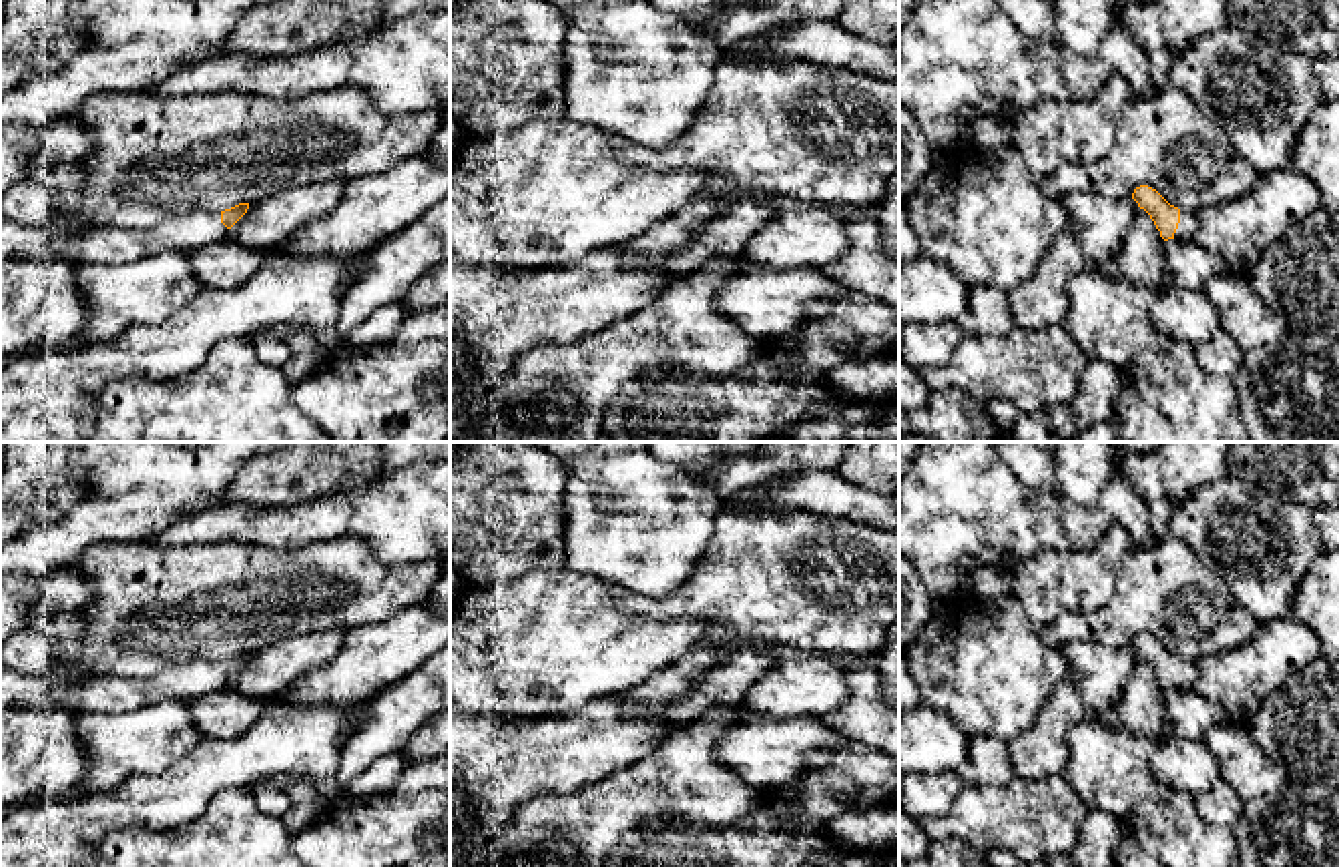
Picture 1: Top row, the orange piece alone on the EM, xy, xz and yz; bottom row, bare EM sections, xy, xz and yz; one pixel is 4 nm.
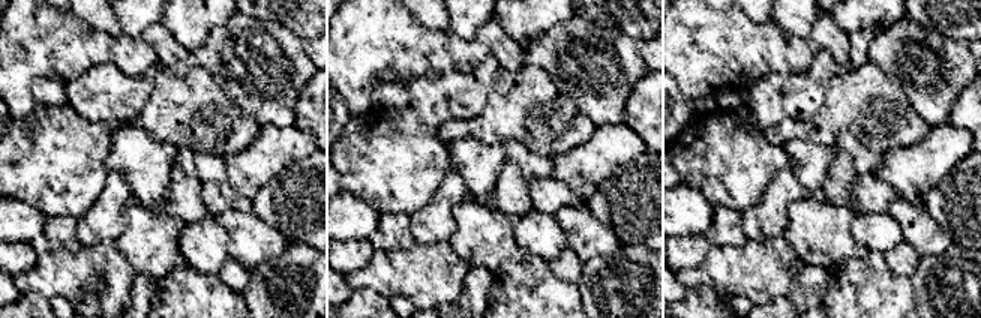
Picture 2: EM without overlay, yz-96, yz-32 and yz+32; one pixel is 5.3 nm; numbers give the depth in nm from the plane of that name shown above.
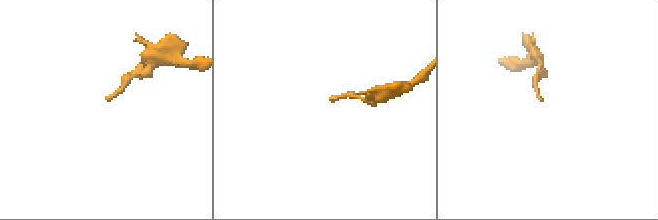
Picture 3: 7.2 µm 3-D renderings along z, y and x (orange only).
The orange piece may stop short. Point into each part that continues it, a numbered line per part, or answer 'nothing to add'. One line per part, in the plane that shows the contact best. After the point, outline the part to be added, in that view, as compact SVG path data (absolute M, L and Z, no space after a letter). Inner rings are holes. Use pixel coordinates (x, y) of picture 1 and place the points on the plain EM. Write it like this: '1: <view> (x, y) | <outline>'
1: yz (1187, 677) | M1180 660L1180 672L1174 682L1174 688L1178 690L1192 690L1192 684L1196 682L1196 664L1188 660Z

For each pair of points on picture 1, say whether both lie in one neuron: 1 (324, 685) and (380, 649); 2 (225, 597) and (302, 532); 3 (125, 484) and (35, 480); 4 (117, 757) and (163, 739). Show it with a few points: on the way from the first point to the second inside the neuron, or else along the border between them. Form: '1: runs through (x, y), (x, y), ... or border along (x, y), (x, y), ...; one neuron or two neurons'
1: runs through (338, 683), (350, 679), (366, 663); one neuron
2: border along (330, 538), (300, 546), (237, 542); two neurons
3: runs through (103, 466), (57, 466); one neuron
4: runs through (129, 745), (151, 739); one neuron

